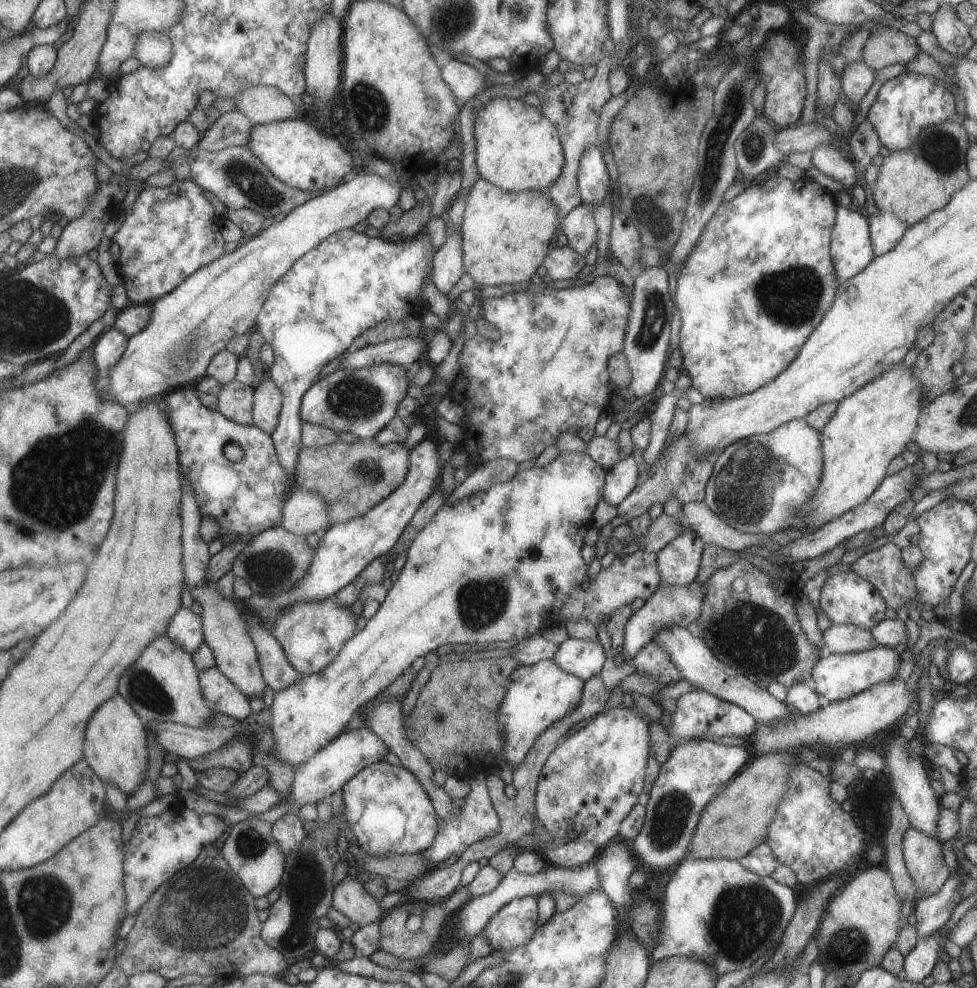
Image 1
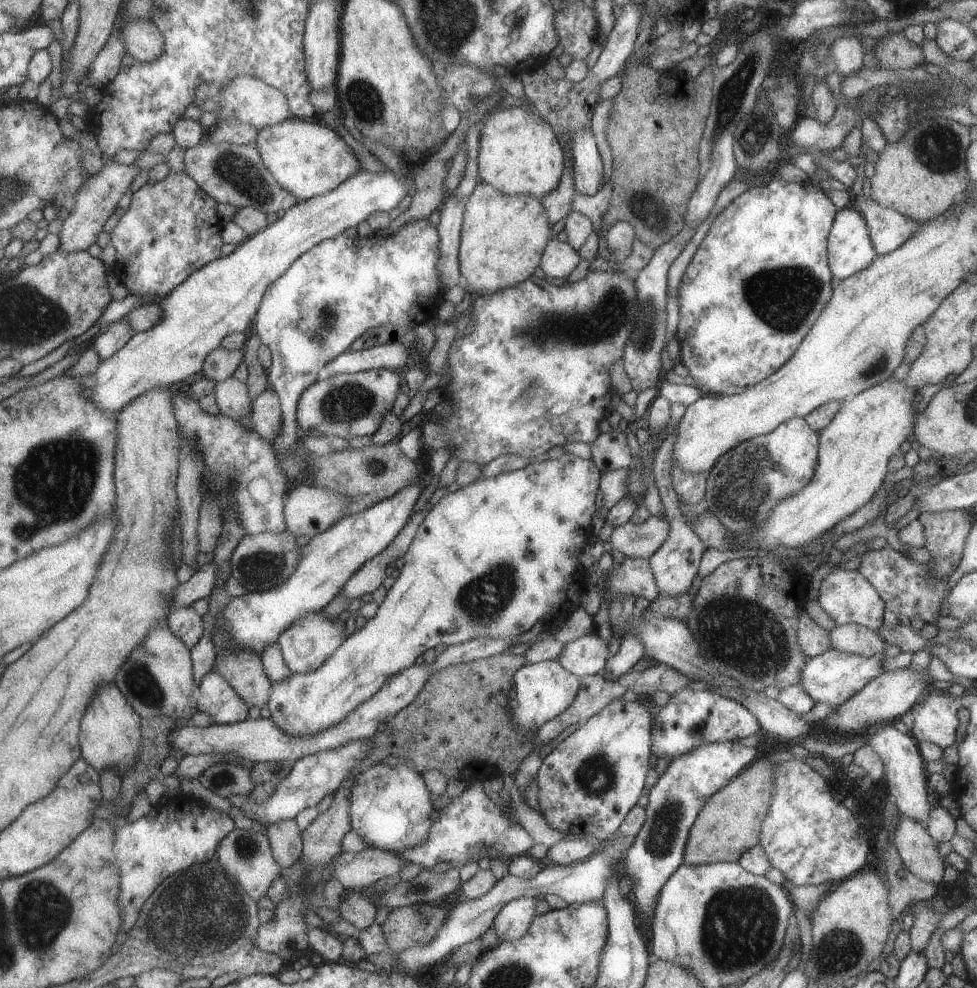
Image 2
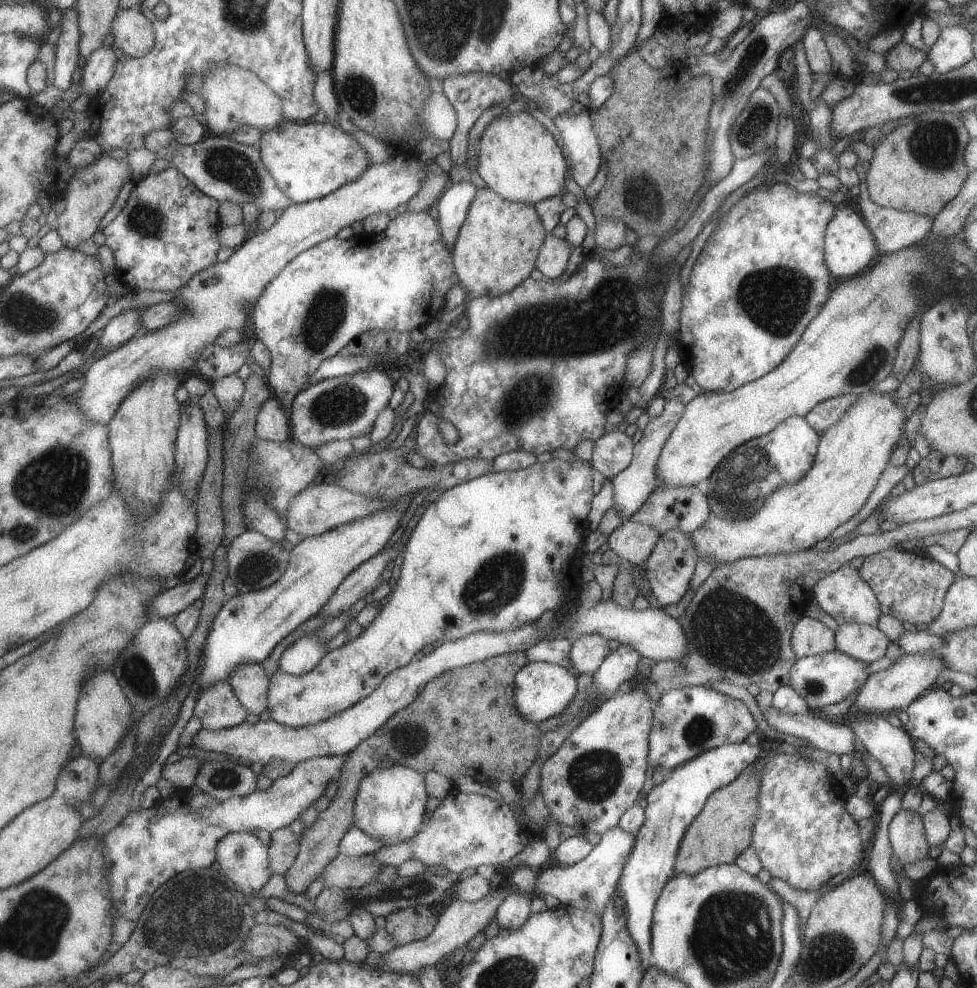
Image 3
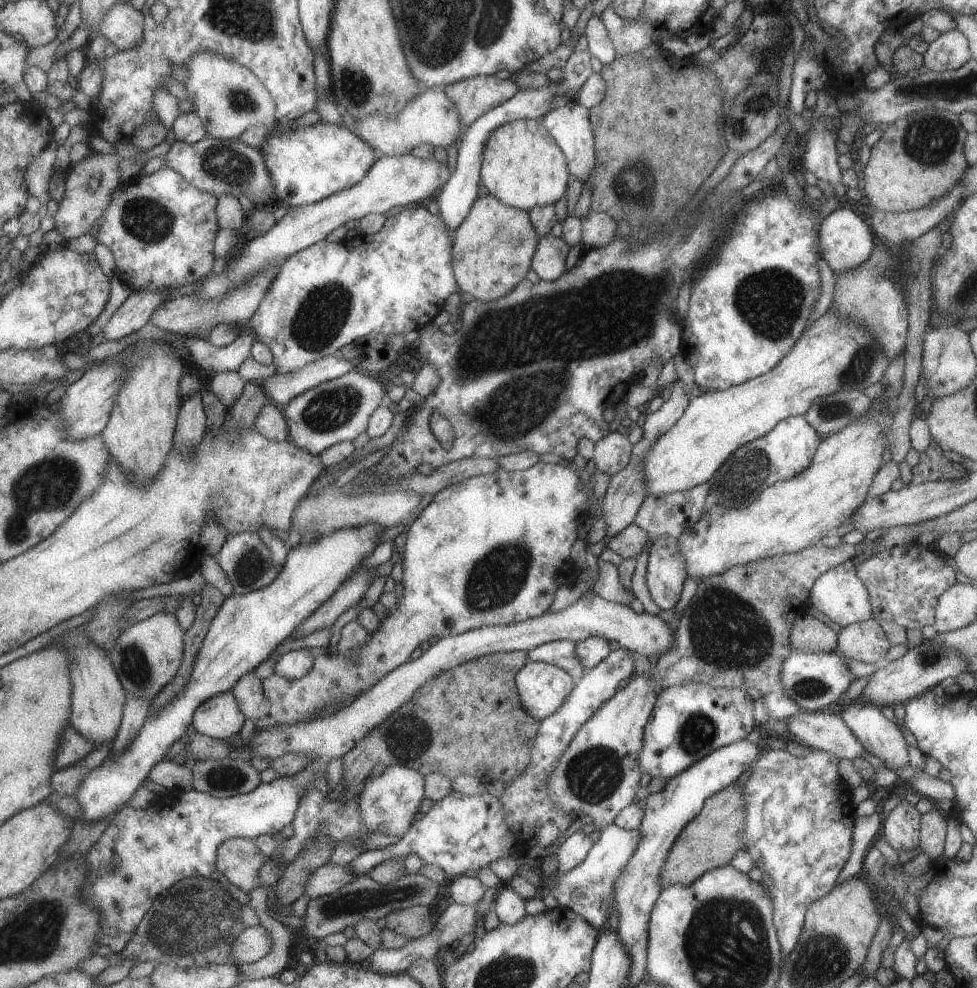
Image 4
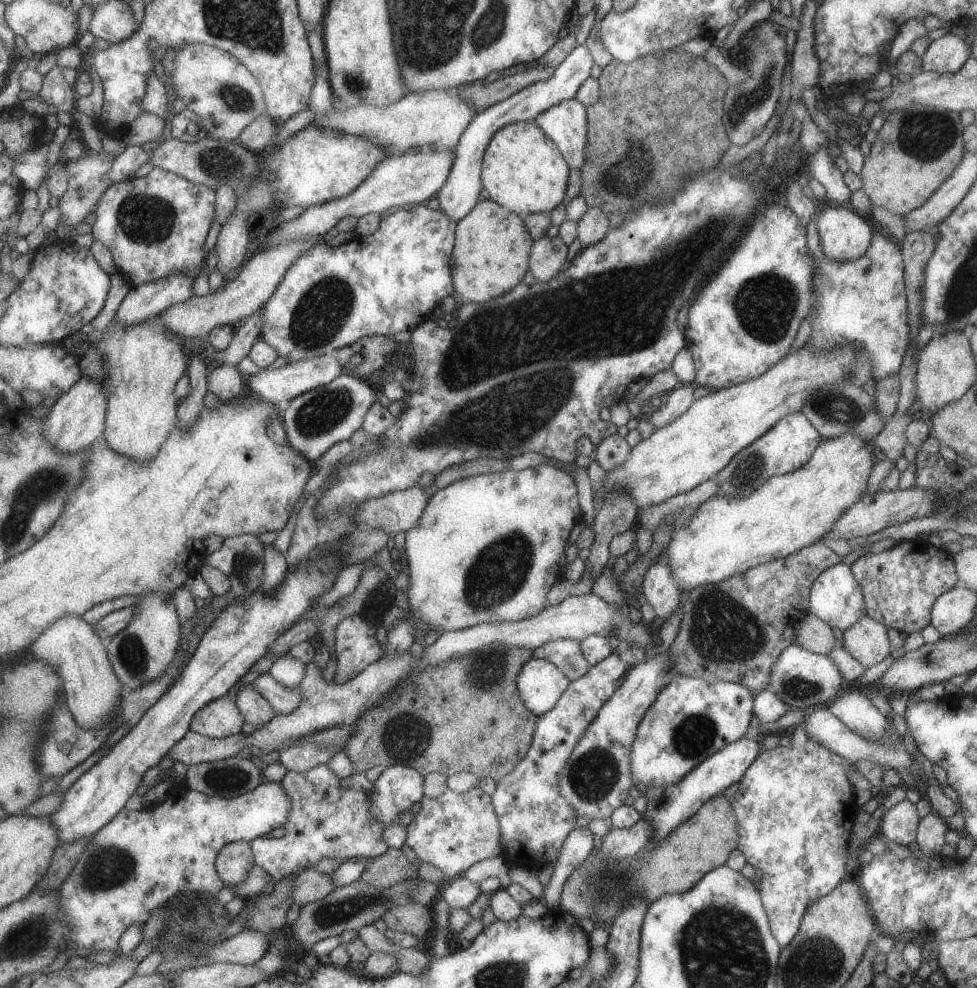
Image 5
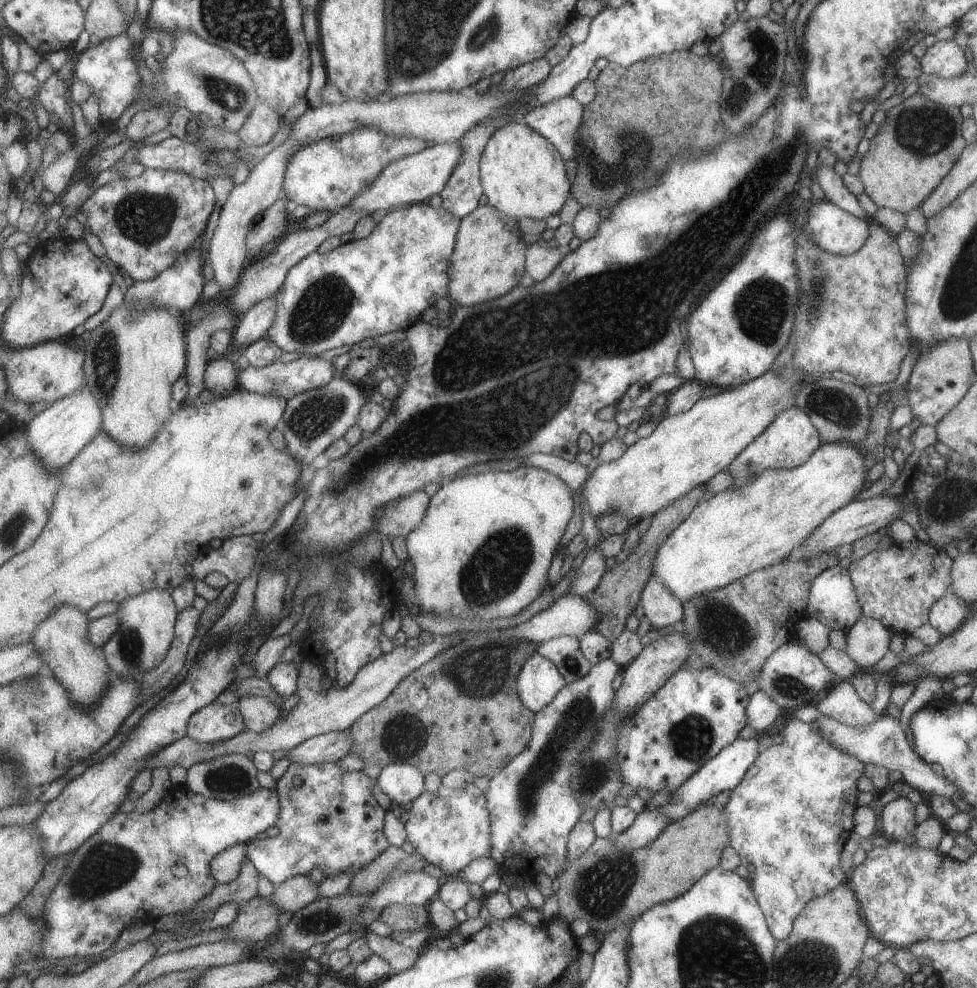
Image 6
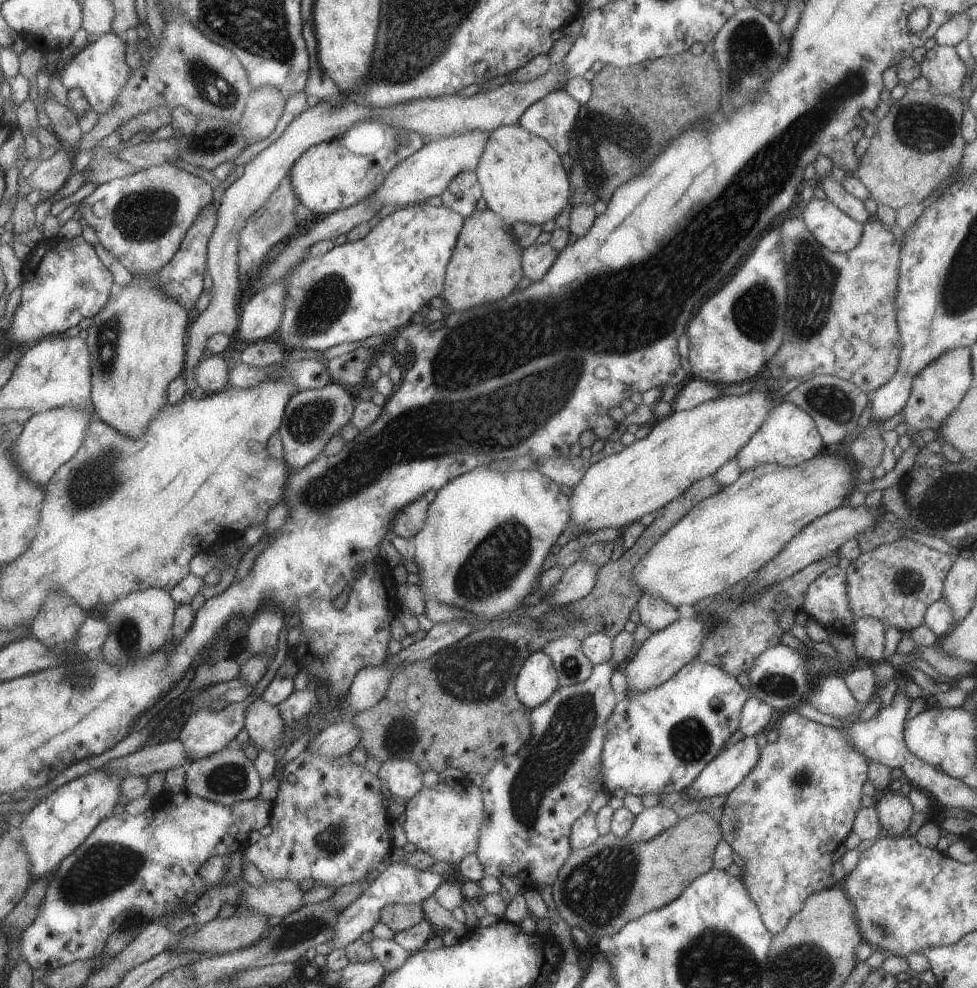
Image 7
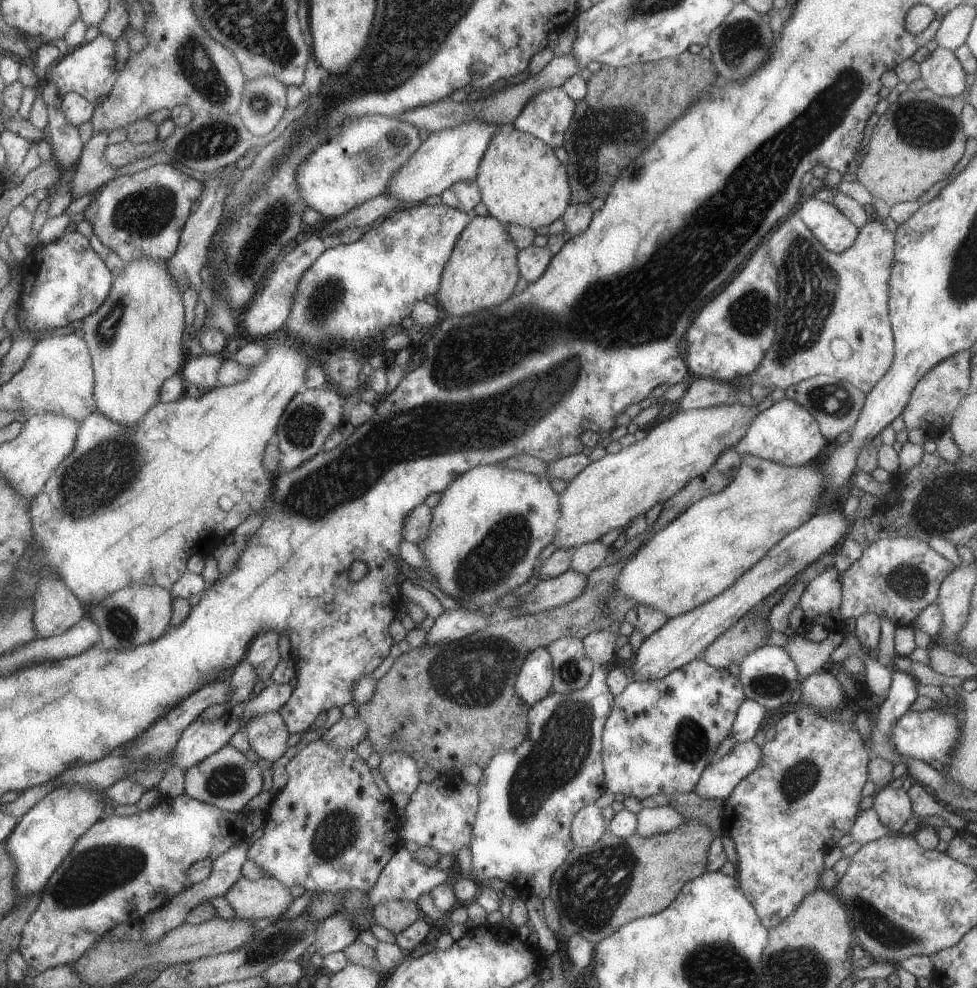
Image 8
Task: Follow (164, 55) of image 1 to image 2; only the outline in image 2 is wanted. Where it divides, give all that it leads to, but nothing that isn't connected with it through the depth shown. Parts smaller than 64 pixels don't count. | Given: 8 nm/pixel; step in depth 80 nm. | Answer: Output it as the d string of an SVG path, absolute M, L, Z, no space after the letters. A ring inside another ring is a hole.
M131 18L123 22L121 28L123 46L134 61L153 62L163 50L163 36L151 22L141 18Z

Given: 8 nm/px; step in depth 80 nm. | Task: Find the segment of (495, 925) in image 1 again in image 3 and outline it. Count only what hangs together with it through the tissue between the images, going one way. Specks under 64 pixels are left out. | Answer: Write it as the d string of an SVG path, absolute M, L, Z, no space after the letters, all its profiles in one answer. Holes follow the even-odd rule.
M511 892L497 906L495 918L497 925L505 930L517 930L529 918L529 904L532 897L519 892Z

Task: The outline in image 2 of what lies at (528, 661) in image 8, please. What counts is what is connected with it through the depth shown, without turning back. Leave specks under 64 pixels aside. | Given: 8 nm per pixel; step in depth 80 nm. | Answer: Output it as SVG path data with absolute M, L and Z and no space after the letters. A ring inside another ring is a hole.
M541 661L521 666L511 680L508 706L513 722L521 728L537 732L543 722L555 718L573 702L579 690L579 680L556 661Z

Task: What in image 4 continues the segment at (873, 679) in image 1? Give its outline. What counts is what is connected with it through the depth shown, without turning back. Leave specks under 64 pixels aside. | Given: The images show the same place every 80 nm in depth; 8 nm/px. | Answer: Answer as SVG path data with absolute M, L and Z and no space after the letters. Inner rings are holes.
M792 650L781 662L779 670L779 687L783 694L795 702L801 711L819 711L830 709L843 697L847 688L854 680L853 674L847 669L845 660L835 651L831 653L811 653Z

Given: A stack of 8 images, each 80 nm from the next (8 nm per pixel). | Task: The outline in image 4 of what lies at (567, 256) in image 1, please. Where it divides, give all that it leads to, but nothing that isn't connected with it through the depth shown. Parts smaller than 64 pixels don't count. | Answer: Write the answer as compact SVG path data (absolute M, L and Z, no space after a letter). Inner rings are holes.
M550 235L539 237L531 258L530 269L540 281L556 280L566 272L565 259L569 249L570 247L561 238Z

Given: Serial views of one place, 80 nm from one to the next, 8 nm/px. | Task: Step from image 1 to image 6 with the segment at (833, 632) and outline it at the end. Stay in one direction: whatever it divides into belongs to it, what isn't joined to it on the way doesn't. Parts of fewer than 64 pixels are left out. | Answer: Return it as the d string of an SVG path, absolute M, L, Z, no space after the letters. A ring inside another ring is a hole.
M859 617L845 632L844 650L858 669L868 672L887 652L891 631L878 620Z

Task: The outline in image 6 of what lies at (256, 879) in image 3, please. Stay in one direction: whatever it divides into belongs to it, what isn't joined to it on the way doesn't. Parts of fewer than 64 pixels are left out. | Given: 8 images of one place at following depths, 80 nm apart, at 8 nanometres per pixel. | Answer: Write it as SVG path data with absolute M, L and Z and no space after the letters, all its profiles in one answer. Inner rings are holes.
M246 843L234 844L228 846L215 854L209 863L211 876L217 883L230 883L238 874L241 868L241 863L246 859Z

